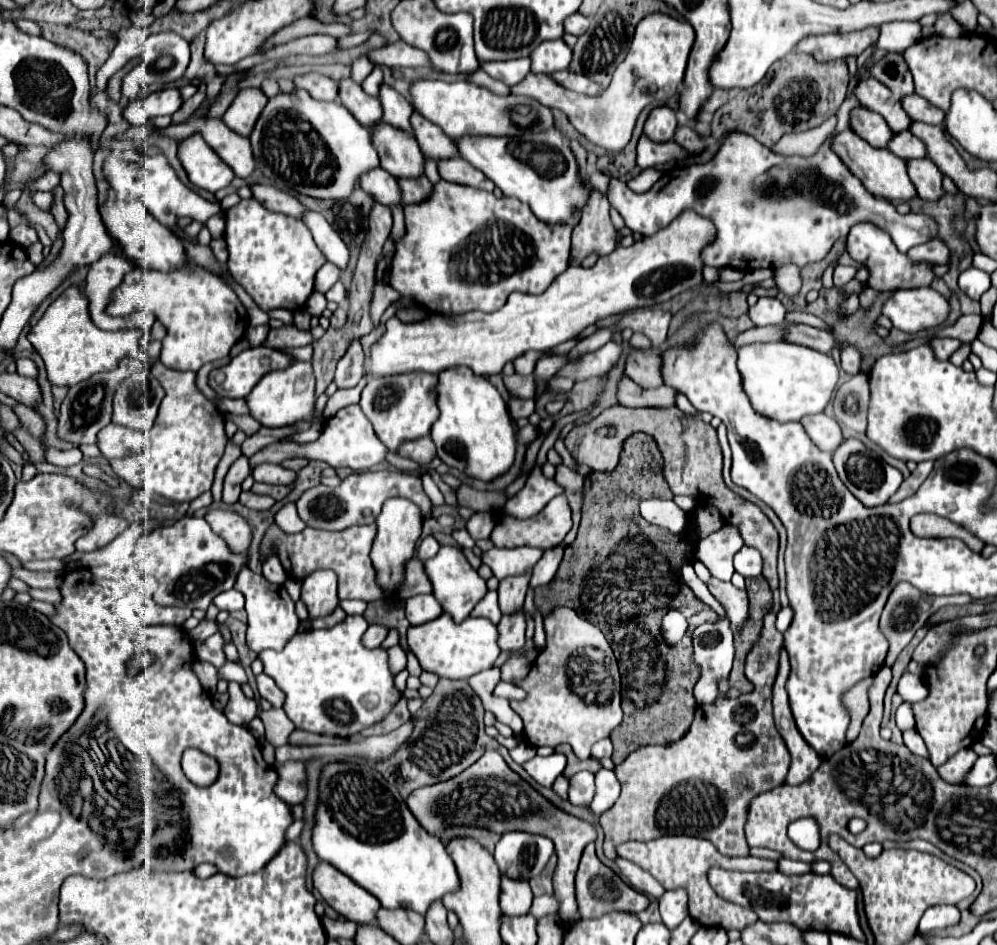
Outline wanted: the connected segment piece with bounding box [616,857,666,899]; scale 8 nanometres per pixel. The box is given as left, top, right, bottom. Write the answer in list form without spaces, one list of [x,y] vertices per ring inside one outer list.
[[[616,857],[616,865],[620,867],[620,871],[626,875],[626,879],[630,881],[630,885],[636,891],[640,891],[640,893],[644,893],[648,897],[654,897],[654,899],[660,899],[666,893],[666,889],[646,869],[634,865],[632,861]]]

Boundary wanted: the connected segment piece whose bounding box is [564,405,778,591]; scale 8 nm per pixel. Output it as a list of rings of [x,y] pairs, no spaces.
[[[624,405],[610,407],[602,411],[590,423],[574,427],[564,445],[574,457],[576,465],[586,465],[592,471],[612,471],[618,463],[622,443],[636,431],[650,433],[664,457],[664,477],[674,495],[688,495],[692,499],[704,499],[704,503],[716,507],[724,521],[740,531],[746,547],[754,547],[760,551],[764,559],[762,575],[770,583],[772,591],[778,589],[778,573],[776,573],[776,555],[778,555],[778,531],[772,521],[750,501],[744,501],[736,493],[732,493],[722,481],[722,451],[718,445],[716,429],[706,425],[700,417],[690,417],[680,409],[632,409]]]

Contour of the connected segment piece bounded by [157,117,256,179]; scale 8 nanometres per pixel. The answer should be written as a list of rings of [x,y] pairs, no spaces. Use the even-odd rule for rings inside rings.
[[[188,119],[186,123],[171,124],[167,128],[157,129],[161,135],[166,135],[178,141],[200,133],[208,147],[236,173],[236,177],[250,177],[256,169],[256,161],[252,157],[250,139],[234,133],[222,119]]]

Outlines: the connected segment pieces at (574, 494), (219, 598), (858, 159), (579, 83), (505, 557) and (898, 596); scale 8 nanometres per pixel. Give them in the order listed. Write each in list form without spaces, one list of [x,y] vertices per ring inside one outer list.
[[[558,465],[556,467],[556,477],[554,477],[560,487],[564,489],[564,495],[570,503],[570,509],[572,509],[572,519],[574,519],[574,527],[570,529],[570,533],[566,535],[564,539],[564,545],[570,545],[576,537],[576,529],[578,529],[578,523],[581,521],[581,510],[583,504],[582,496],[582,484],[584,482],[584,475],[580,475],[576,469],[572,467],[566,467],[566,465]]]
[[[230,589],[230,591],[224,591],[224,593],[216,595],[214,605],[218,609],[224,609],[224,611],[238,611],[238,609],[244,607],[244,595],[238,593],[236,589]]]
[[[852,131],[840,133],[838,137],[834,137],[832,149],[836,149],[836,153],[840,153],[840,159],[848,165],[848,169],[862,181],[862,185],[872,195],[888,199],[888,201],[910,201],[918,195],[914,183],[908,177],[906,161],[900,161],[900,157],[896,157],[892,151],[876,149],[876,147],[868,145],[864,139],[856,137],[856,133],[852,133]]]
[[[560,71],[560,73],[554,73],[552,75],[556,83],[560,83],[562,87],[570,89],[570,91],[576,91],[576,93],[584,93],[584,95],[596,95],[600,91],[600,85],[596,85],[594,81],[590,81],[588,77],[584,75],[578,75],[578,73],[572,73],[572,71]]]
[[[490,549],[482,553],[482,561],[492,569],[496,579],[504,579],[510,575],[522,575],[526,569],[534,567],[538,559],[544,555],[544,549]]]
[[[898,583],[894,587],[894,593],[890,595],[886,607],[884,607],[884,613],[882,613],[882,619],[880,619],[880,631],[884,633],[884,637],[888,639],[890,643],[890,649],[888,649],[888,655],[886,655],[886,665],[892,667],[898,653],[910,643],[910,639],[914,637],[914,633],[920,629],[920,627],[926,627],[928,625],[928,619],[930,615],[934,615],[938,609],[946,607],[946,605],[968,605],[972,599],[970,597],[922,597],[924,593],[920,593],[918,589],[914,589],[912,585],[908,583]]]

